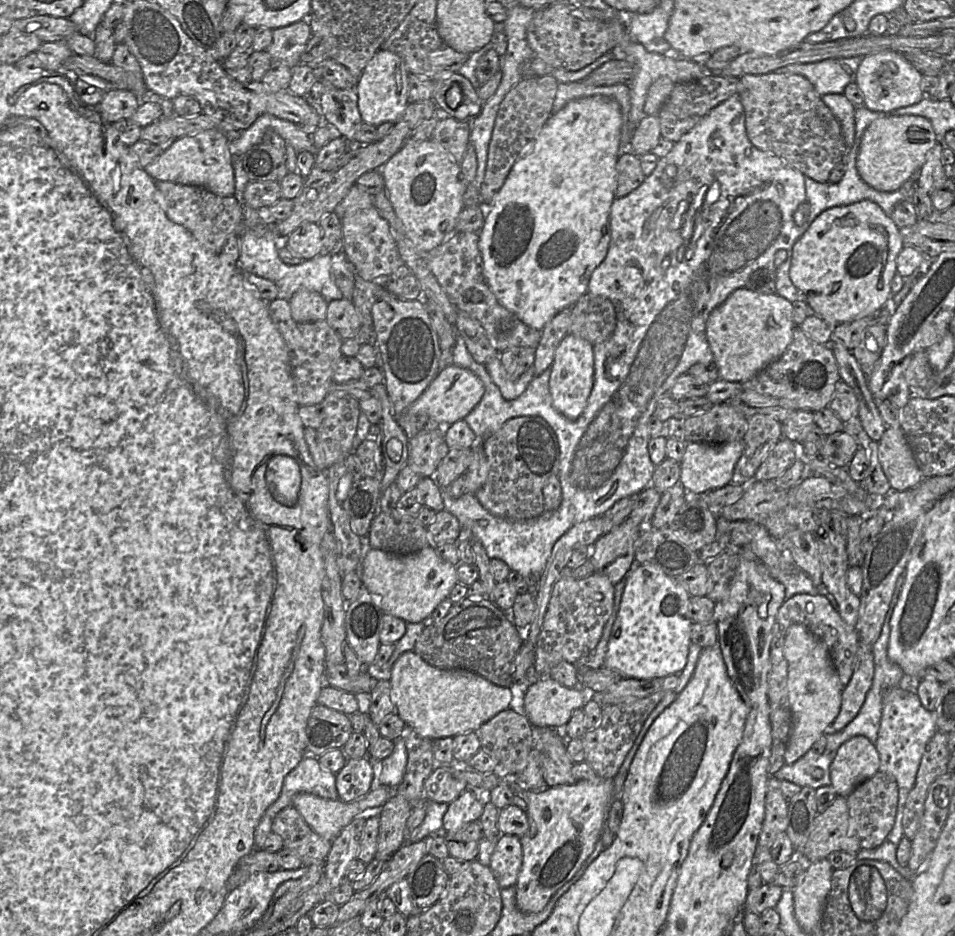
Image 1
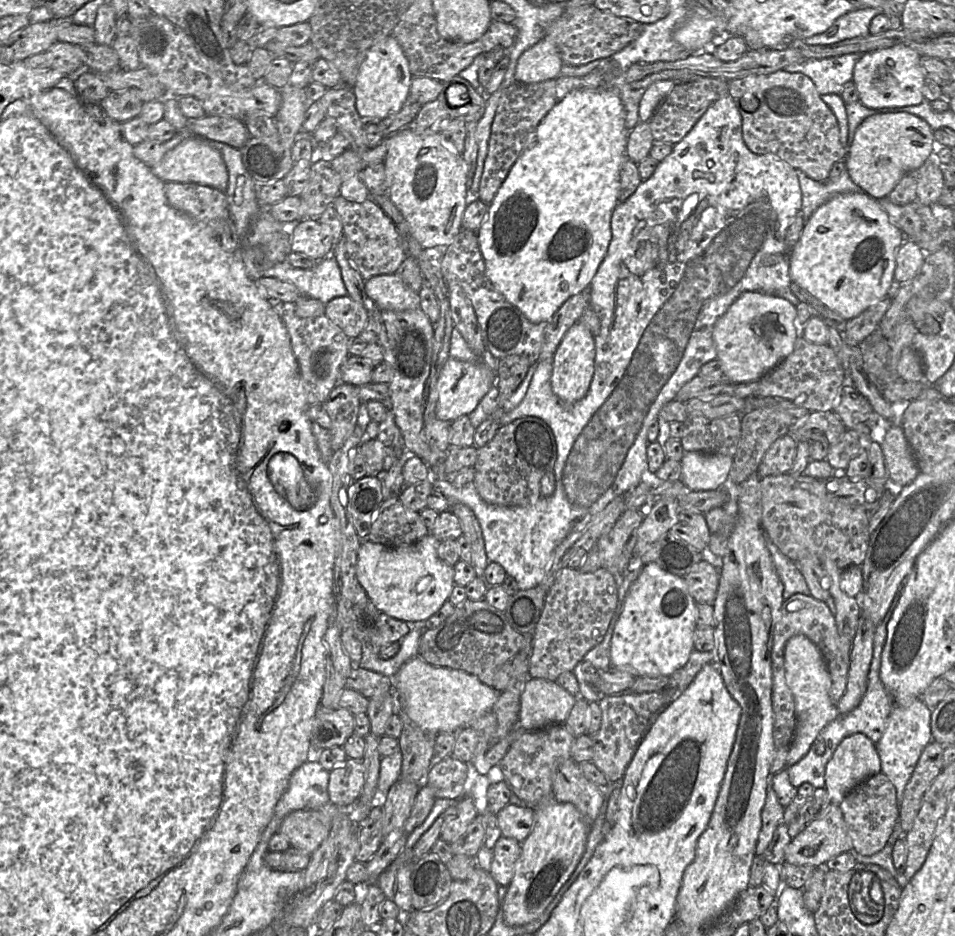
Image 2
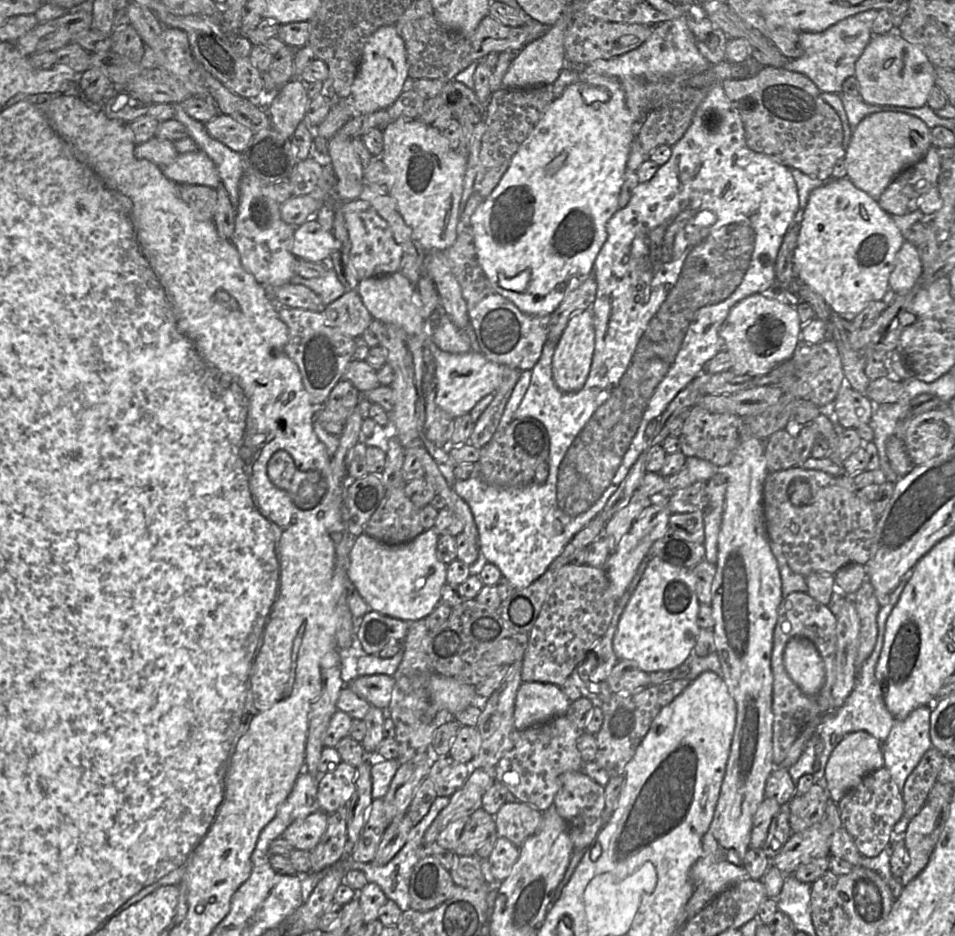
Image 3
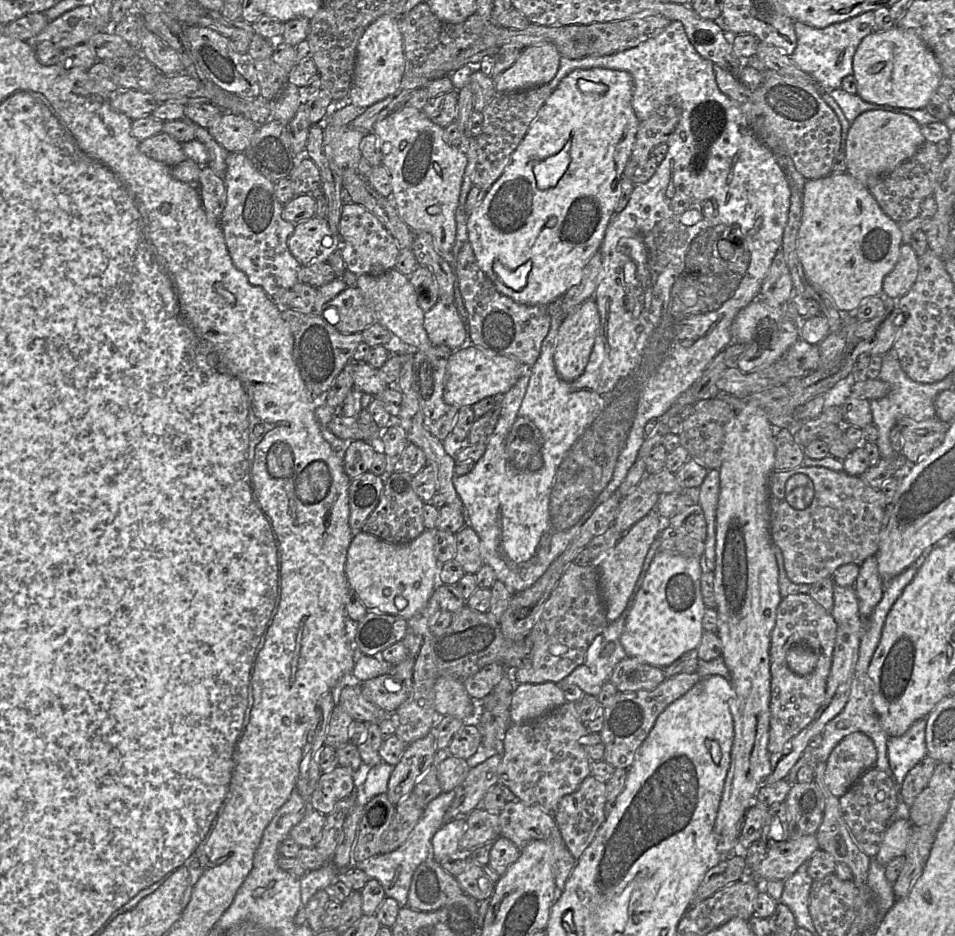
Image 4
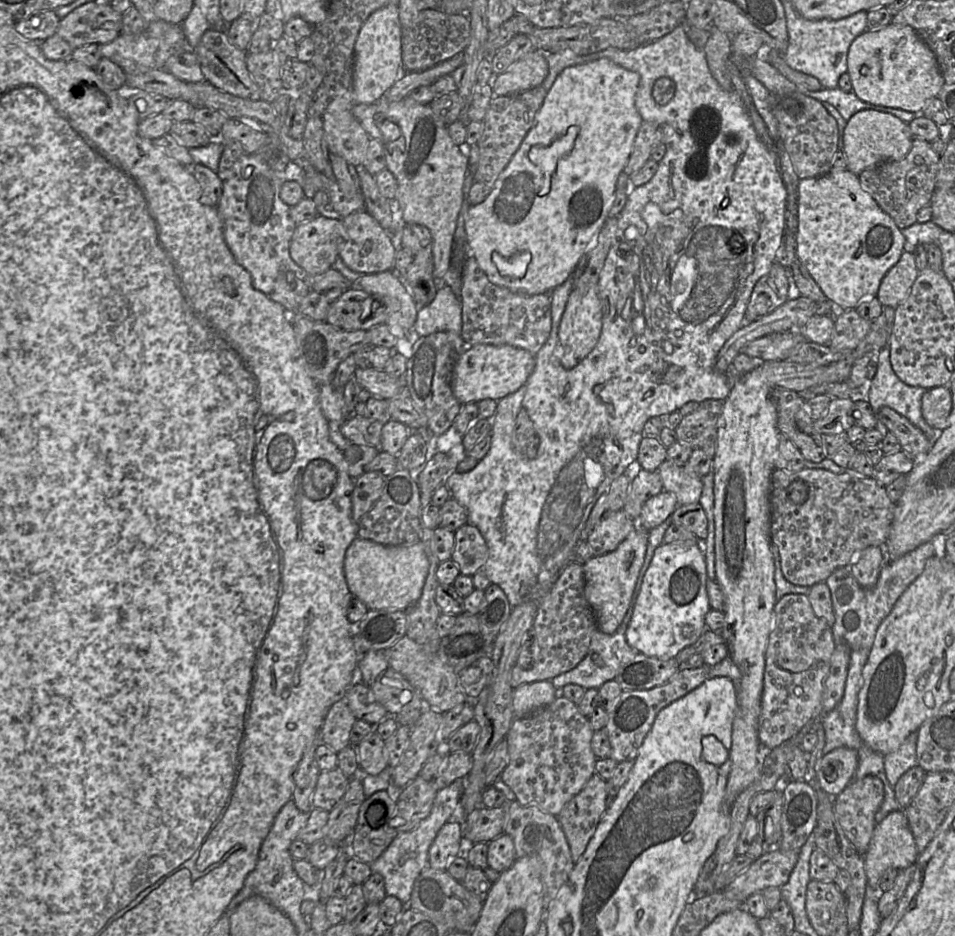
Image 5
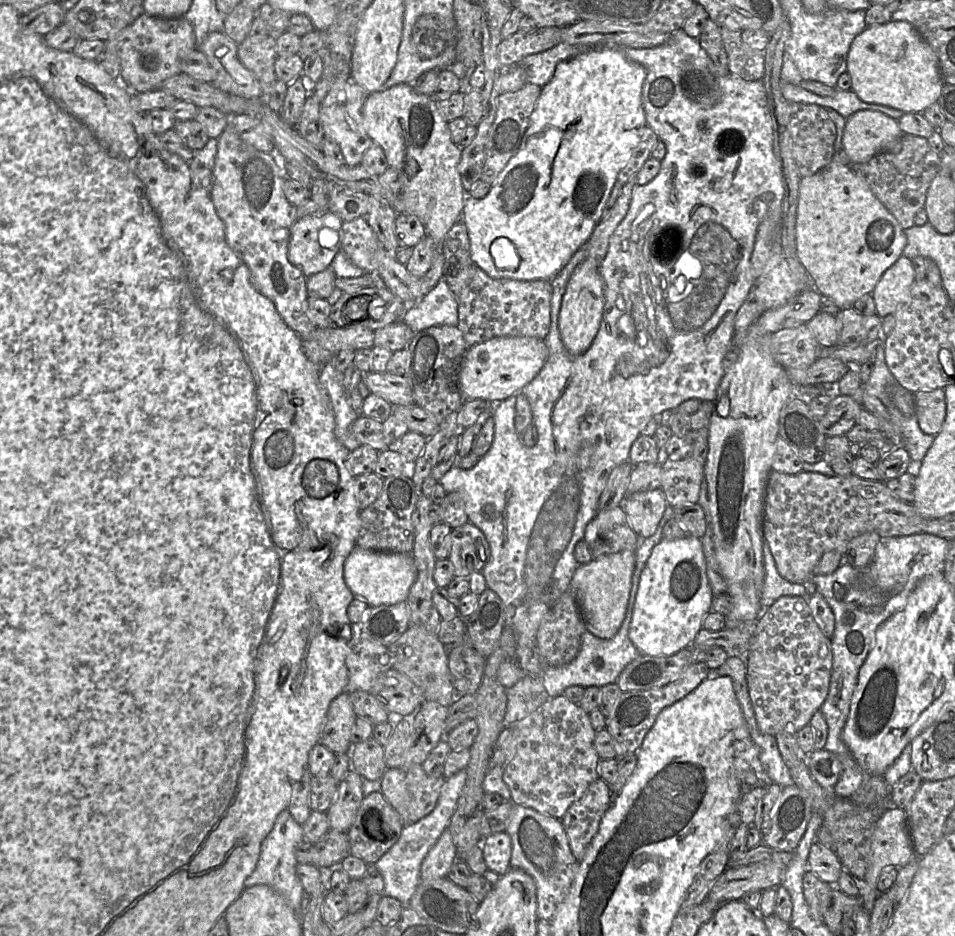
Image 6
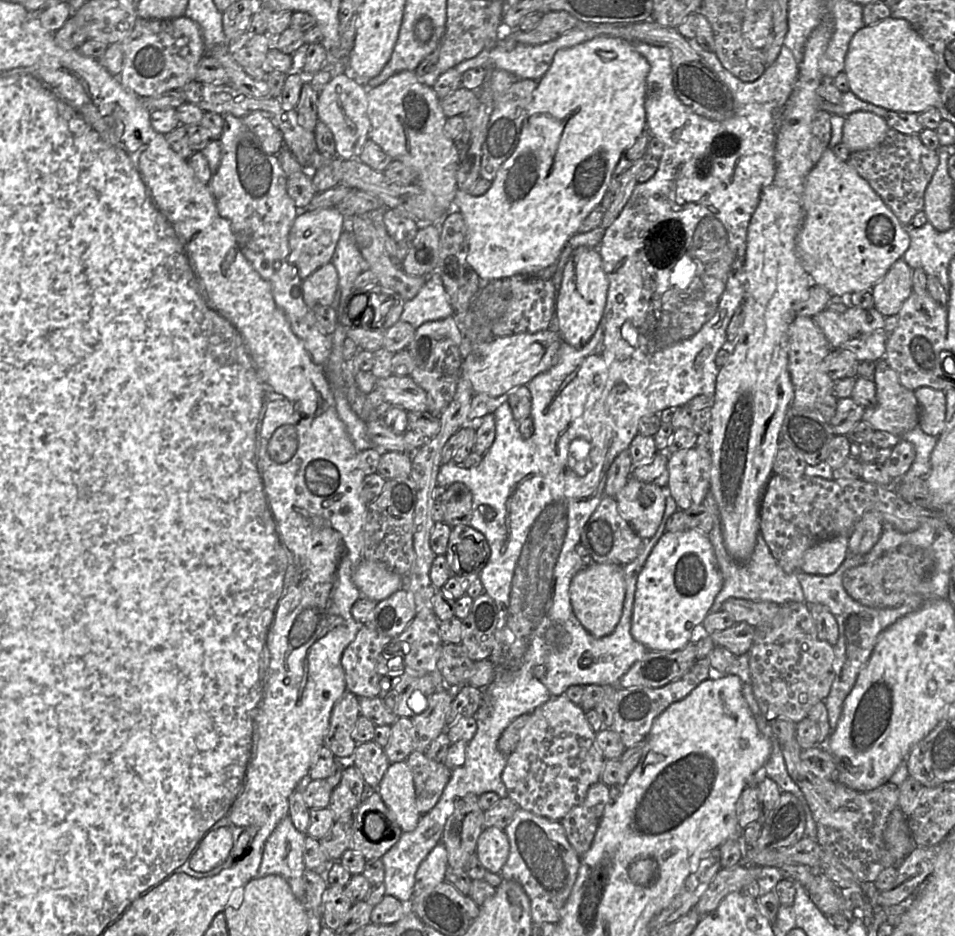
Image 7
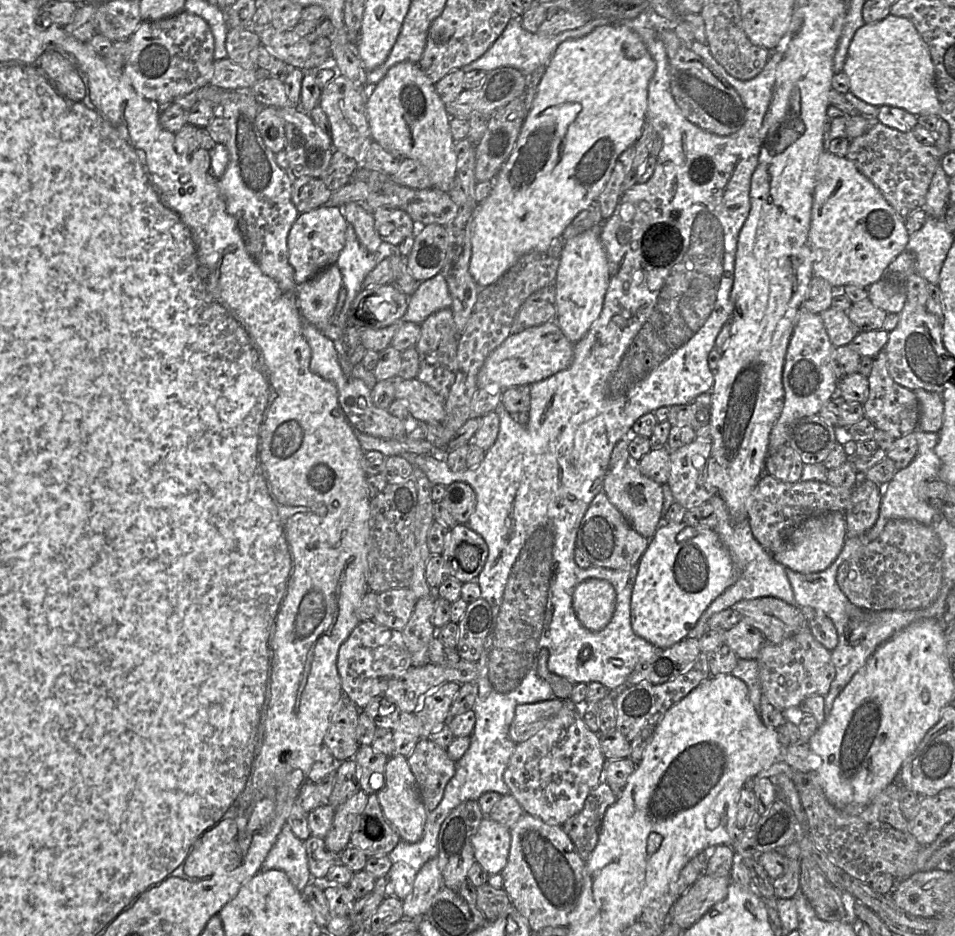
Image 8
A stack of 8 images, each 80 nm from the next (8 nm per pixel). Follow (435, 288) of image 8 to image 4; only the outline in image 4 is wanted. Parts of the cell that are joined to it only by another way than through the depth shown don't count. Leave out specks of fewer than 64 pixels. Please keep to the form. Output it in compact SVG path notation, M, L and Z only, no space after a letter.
M439 300L424 313L423 325L433 346L444 345L457 350L469 342L467 326L454 303Z

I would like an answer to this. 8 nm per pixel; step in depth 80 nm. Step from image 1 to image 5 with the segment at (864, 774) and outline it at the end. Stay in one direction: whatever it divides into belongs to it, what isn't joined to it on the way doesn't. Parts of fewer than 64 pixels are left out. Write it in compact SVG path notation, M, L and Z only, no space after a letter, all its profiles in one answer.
M839 747L824 754L816 762L816 778L827 794L837 796L854 780L857 767L857 751Z

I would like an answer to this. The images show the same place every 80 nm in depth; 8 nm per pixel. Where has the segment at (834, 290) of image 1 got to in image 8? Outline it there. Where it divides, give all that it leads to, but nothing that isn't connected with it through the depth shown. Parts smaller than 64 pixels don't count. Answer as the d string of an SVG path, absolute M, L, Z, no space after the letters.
M826 149L820 154L814 200L811 213L808 243L813 251L822 253L819 261L812 264L814 276L826 280L836 290L846 285L867 288L885 276L889 264L906 249L909 233L905 221L887 202L882 192L847 157L836 156Z

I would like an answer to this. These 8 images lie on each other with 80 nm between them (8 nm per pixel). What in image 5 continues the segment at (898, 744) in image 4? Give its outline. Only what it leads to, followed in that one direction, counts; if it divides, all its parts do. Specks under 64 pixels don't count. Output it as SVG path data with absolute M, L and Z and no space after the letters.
M918 731L912 732L898 750L884 756L885 772L891 786L894 787L905 772L918 765L917 739Z

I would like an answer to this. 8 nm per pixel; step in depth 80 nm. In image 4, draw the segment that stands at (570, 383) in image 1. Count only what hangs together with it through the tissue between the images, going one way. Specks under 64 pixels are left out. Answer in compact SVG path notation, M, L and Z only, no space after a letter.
M595 299L565 315L556 338L554 364L558 376L572 382L582 375L600 331L601 318Z

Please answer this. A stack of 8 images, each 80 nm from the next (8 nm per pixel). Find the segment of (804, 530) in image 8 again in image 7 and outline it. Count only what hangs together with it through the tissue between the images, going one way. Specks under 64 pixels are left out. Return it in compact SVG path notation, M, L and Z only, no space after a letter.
M837 536L820 541L805 552L801 572L815 575L833 574L847 555L848 537Z

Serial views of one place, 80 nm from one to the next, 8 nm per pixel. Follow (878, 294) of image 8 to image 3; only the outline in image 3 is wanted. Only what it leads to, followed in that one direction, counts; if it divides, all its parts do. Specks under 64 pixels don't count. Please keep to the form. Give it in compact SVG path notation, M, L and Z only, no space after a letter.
M904 241L896 253L895 265L888 278L888 286L896 294L907 293L921 275L923 268L917 247Z

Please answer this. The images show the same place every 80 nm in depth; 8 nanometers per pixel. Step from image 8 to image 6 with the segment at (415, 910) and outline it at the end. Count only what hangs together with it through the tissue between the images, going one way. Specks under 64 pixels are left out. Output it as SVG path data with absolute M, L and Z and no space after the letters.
M446 829L436 844L425 856L420 868L420 882L433 881L447 877L447 874L458 858L452 836Z

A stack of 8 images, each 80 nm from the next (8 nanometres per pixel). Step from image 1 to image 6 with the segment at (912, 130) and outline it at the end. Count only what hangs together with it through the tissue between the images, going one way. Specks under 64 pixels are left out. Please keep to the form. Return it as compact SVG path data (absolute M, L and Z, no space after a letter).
M860 110L846 119L842 145L850 163L865 163L881 152L897 153L902 135L897 120L875 110Z

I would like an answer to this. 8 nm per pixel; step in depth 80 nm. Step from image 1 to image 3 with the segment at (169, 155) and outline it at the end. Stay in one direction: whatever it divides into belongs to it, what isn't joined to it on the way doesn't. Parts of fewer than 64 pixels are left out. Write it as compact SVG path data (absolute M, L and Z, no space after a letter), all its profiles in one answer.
M202 150L179 154L174 162L162 167L163 174L176 183L217 188L221 179L211 158Z

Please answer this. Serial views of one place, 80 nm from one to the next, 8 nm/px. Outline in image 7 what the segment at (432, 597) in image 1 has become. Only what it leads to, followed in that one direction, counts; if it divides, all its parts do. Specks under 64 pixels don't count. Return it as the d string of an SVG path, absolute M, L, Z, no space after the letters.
M362 560L355 568L352 580L361 596L379 602L405 587L405 578L387 565Z

